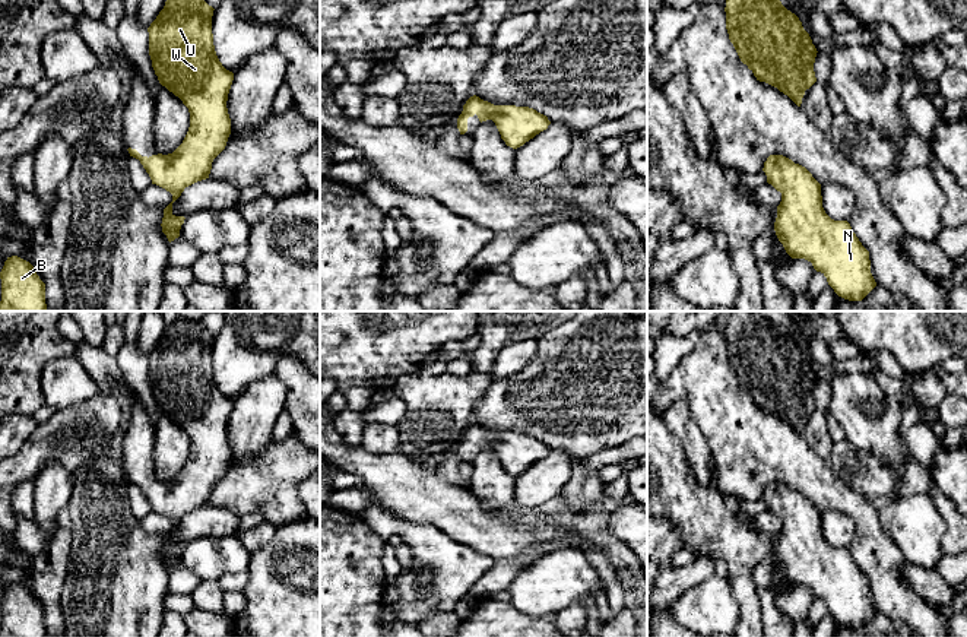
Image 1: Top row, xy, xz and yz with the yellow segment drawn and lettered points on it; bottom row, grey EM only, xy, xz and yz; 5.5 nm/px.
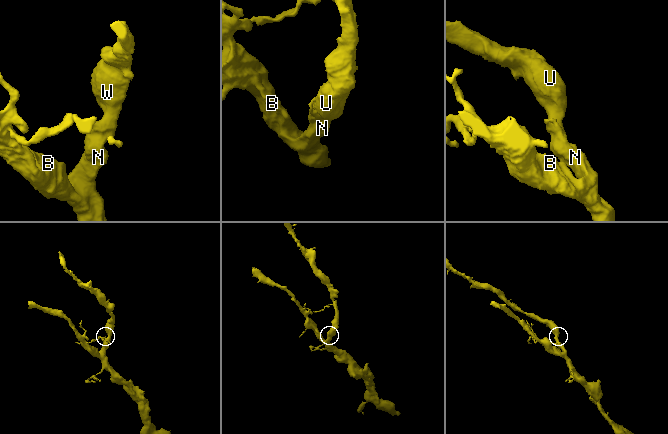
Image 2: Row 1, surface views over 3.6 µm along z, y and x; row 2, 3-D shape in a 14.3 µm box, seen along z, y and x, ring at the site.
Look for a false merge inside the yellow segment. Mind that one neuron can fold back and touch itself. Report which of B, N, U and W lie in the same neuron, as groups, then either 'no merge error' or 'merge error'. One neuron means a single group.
groups B N U W; no merge error

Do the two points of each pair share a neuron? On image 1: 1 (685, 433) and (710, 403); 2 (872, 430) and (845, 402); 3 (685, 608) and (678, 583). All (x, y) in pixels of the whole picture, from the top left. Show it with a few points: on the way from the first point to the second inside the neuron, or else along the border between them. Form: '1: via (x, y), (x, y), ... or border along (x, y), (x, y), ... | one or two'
1: border along (662, 412), (682, 401), (710, 453) | two
2: via (865, 422), (852, 409) | one
3: border along (710, 576), (684, 590), (669, 605) | two

